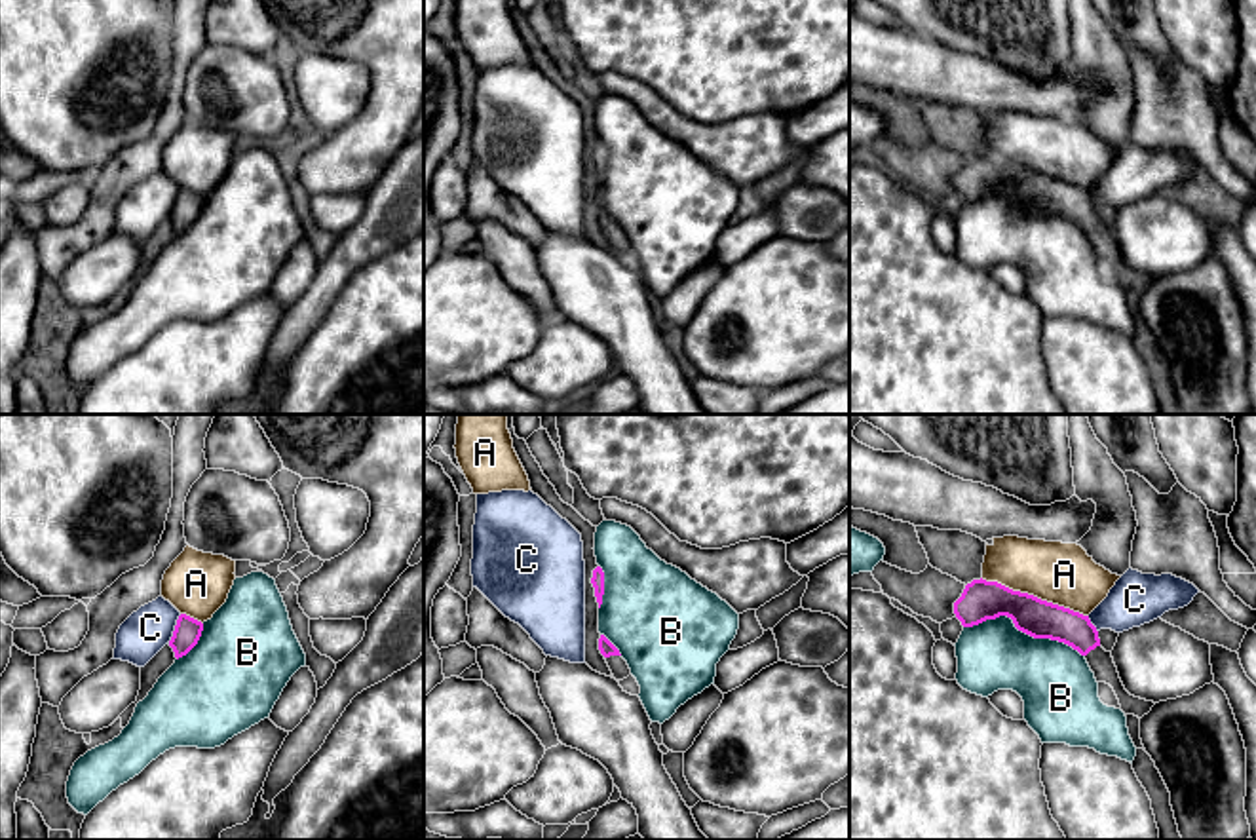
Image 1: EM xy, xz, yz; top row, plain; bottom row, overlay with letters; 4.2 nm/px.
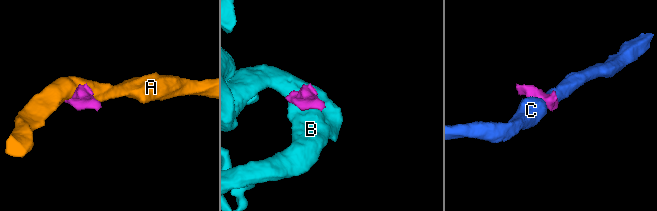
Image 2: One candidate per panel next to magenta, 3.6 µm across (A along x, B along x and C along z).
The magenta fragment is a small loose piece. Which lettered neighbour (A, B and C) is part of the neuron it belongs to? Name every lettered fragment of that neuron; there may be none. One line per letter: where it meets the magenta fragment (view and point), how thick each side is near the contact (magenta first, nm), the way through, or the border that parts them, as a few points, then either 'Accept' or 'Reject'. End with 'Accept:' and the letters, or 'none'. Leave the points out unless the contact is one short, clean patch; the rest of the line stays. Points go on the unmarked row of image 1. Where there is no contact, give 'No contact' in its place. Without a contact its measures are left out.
A: Touches magenta at yz (1032, 170). Thickness 170 nm (magenta) against 260 nm. Reject
B: Touches magenta at yz (1023, 206). Thickness 170 nm (magenta) against 320 nm. Reject
C: Touches magenta at xy (175, 204). Thickness 120 nm (magenta) against 190 nm. Reject
Accept: none

